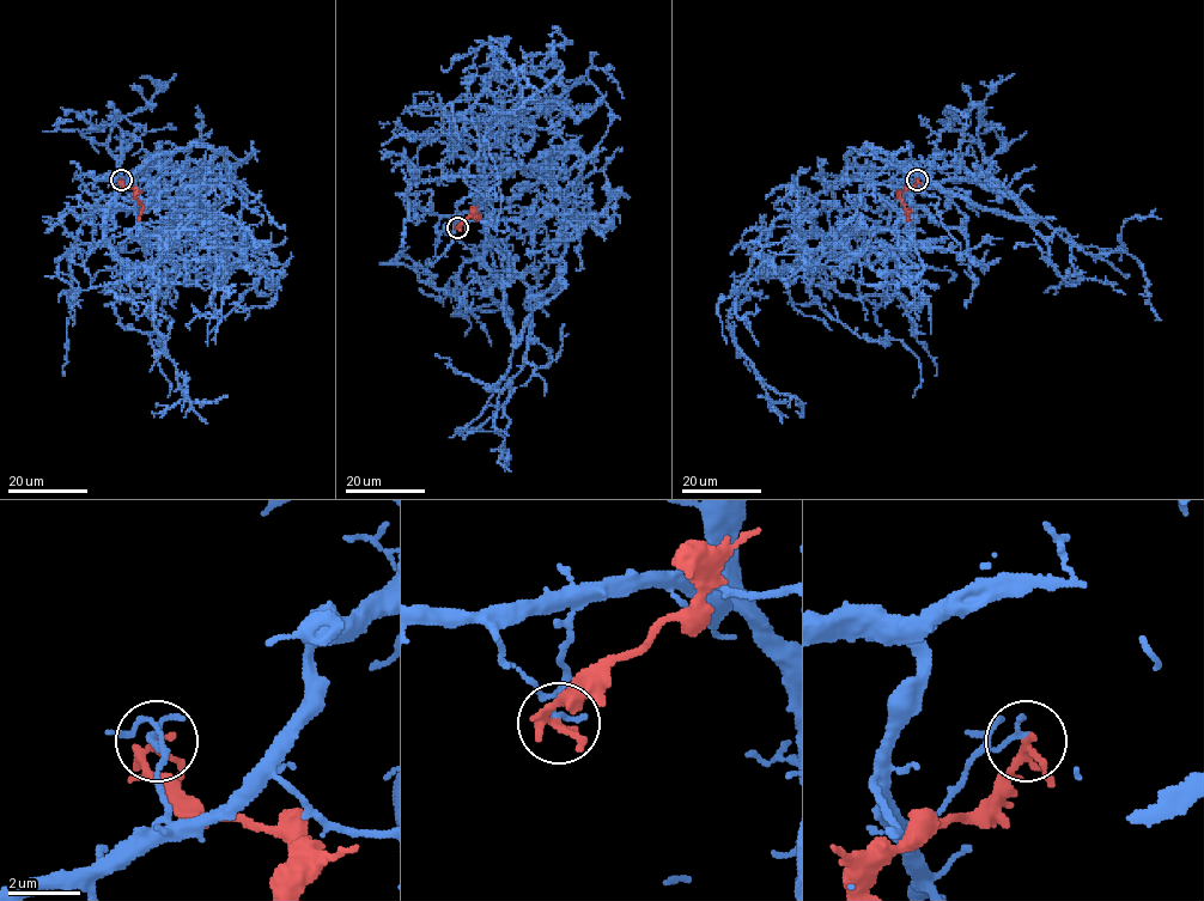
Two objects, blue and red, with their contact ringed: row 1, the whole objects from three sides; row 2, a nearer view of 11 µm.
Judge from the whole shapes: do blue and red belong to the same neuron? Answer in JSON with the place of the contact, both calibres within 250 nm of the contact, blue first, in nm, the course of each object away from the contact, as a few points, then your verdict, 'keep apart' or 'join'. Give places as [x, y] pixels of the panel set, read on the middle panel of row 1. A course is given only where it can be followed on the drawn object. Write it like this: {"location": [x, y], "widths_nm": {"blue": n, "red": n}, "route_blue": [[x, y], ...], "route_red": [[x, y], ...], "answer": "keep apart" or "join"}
{"location": [457, 227], "widths_nm": {"blue": 160, "red": 160}, "route_blue": [[457, 227], [461, 214], [486, 213], [476, 199], [485, 135], [499, 129], [490, 38], [524, 101], [565, 68]], "route_red": [[457, 227], [472, 211], [479, 215], [474, 219]], "answer": "keep apart"}

